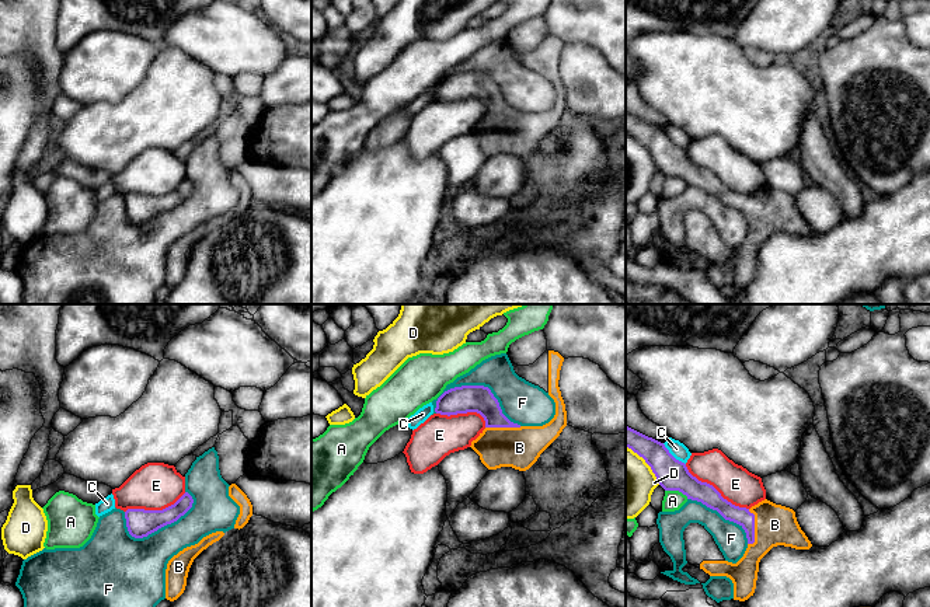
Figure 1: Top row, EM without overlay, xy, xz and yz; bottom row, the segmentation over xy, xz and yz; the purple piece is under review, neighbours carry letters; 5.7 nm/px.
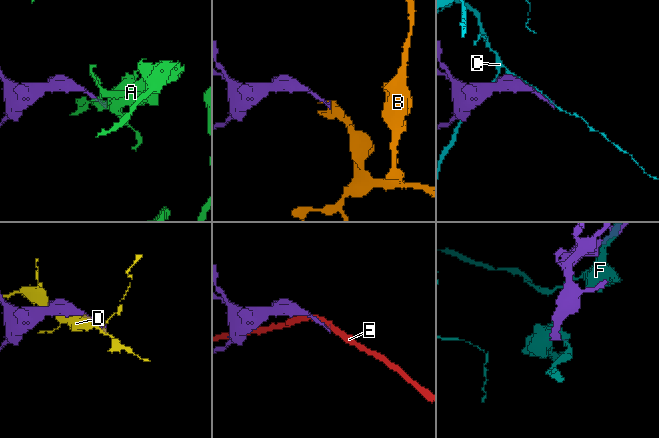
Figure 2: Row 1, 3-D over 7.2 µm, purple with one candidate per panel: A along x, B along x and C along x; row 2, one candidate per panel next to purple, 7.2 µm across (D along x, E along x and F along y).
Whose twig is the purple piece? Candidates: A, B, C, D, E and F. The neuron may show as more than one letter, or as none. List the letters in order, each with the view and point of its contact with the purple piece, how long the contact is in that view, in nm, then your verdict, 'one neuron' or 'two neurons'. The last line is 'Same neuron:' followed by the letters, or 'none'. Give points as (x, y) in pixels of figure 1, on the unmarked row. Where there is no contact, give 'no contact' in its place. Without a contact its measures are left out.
A: yz (676, 175) | 140 nm | two neurons
B: yz (753, 213) | 200 nm | one neuron
C: yz (672, 142) | 180 nm | two neurons
D: yz (645, 147) | 300 nm | two neurons
E: yz (716, 175) | 440 nm | two neurons
F: xz (483, 72) | 500 nm | two neurons
Same neuron: B

